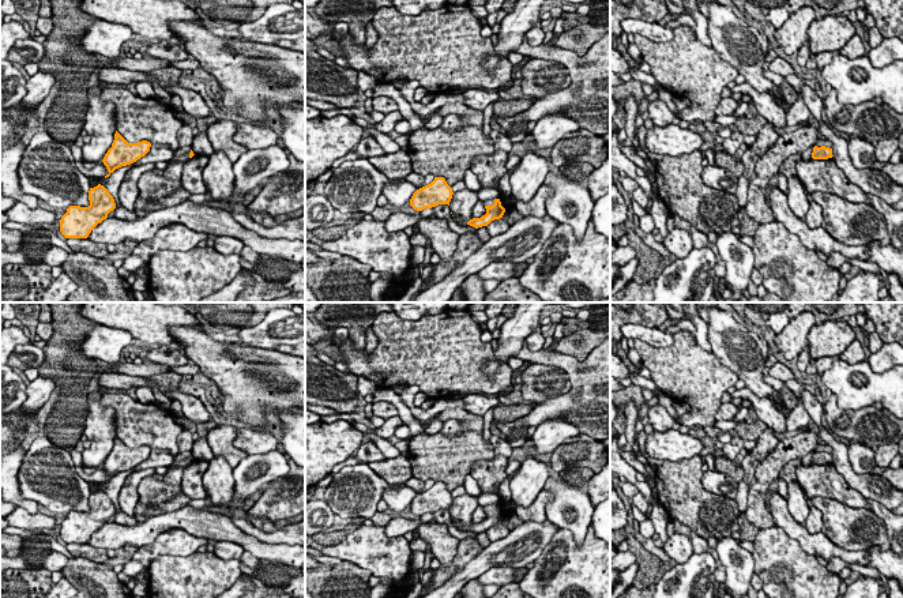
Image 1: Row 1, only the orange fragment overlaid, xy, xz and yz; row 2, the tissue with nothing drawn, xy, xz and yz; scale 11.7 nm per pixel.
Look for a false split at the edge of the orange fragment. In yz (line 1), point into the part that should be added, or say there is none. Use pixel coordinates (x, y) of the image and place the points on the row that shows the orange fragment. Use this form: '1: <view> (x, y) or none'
1: none

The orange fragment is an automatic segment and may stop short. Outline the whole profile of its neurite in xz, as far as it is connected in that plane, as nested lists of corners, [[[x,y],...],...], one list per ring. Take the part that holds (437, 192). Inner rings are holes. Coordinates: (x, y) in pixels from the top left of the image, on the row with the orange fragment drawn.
[[[434,177],[430,184],[417,189],[413,193],[410,199],[410,206],[417,211],[432,208],[439,204],[449,206],[452,195],[452,188],[447,184],[445,178]]]

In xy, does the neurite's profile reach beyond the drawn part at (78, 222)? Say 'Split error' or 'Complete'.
Complete

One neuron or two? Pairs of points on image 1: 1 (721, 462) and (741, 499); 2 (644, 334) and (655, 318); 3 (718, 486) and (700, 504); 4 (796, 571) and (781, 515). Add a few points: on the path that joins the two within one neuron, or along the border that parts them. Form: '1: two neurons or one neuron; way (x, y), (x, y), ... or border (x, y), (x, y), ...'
1: two neurons; border (741, 466), (742, 477), (737, 482)
2: two neurons; border (624, 323), (640, 323), (657, 328)
3: two neurons; border (702, 473), (702, 485), (707, 491), (734, 500)
4: two neurons; border (775, 525), (809, 553)

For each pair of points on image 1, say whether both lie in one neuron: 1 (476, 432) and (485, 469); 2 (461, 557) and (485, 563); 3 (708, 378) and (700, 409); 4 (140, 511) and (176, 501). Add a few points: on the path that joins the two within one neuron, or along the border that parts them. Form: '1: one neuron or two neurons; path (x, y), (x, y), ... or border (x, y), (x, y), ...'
1: two neurons; border (495, 455), (489, 459), (478, 459), (469, 471)
2: two neurons; border (482, 548), (446, 580)
3: one neuron; path (703, 386), (703, 401)
4: one neuron; path (149, 514), (168, 506)

